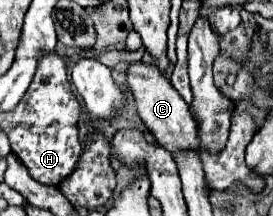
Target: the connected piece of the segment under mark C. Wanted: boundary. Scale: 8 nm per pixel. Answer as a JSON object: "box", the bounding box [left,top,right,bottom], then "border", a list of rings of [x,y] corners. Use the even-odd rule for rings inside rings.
{"box":[127,62,199,154],"border":[[[135,62],[131,64],[127,76],[127,84],[129,90],[133,94],[137,112],[141,116],[141,120],[147,124],[147,128],[151,130],[151,134],[155,136],[157,144],[161,148],[165,148],[169,154],[177,154],[177,152],[199,152],[199,134],[197,134],[197,124],[189,114],[187,102],[179,96],[179,92],[171,86],[171,82],[167,78],[163,78],[163,74],[159,74],[159,70],[155,70],[155,66],[147,66],[143,62]]]}

